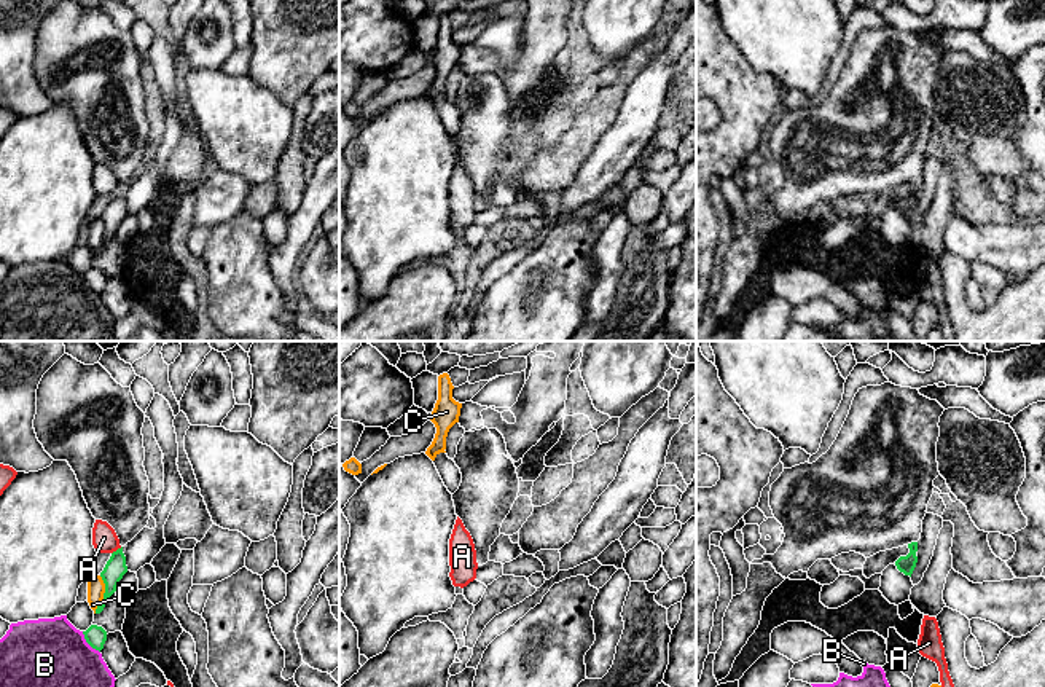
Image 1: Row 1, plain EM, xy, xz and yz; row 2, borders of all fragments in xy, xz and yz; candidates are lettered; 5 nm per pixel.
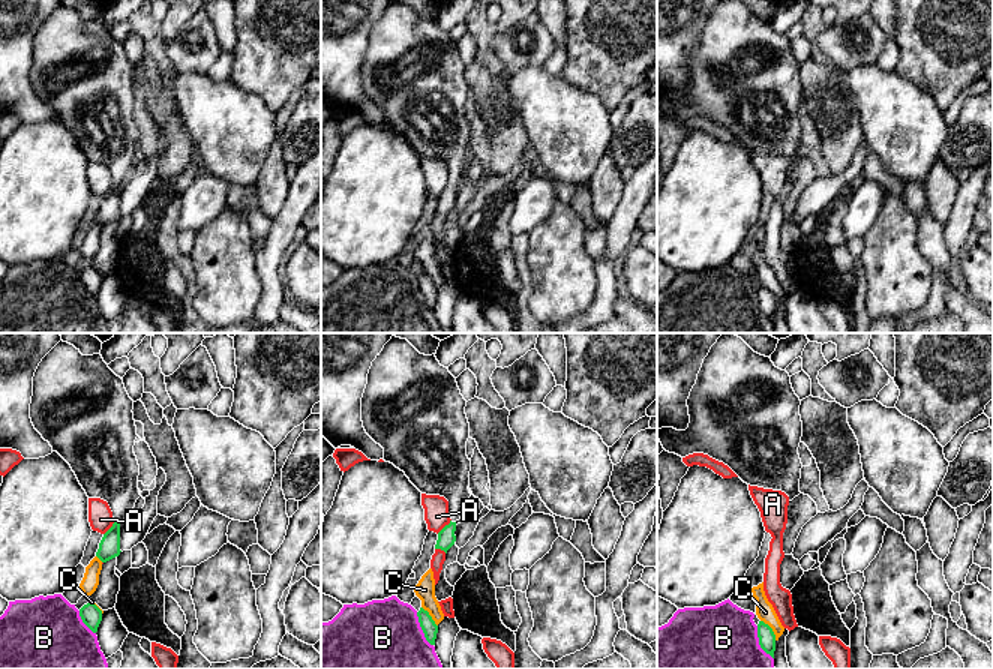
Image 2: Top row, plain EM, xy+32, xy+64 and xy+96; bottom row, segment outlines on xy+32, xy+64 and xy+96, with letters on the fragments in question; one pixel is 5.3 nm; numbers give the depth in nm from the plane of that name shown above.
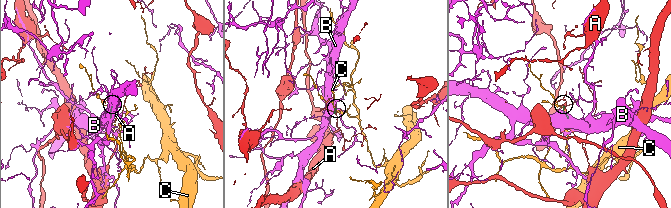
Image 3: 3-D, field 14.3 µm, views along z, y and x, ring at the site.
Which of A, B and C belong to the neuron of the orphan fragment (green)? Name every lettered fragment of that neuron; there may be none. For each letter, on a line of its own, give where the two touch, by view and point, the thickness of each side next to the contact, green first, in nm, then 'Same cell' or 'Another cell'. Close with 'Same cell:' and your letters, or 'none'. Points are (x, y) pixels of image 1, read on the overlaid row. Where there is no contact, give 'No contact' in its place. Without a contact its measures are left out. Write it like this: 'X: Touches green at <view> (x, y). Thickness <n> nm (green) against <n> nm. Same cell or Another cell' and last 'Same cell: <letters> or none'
A: Touches green at xy (118, 549). Thickness 110 nm (green) against 130 nm. Another cell
B: Touches green at xy (88, 643). Thickness 110 nm (green) against 360 nm. Another cell
C: Touches green at xy (104, 595). Thickness 110 nm (green) against 90 nm. Another cell
Same cell: none

